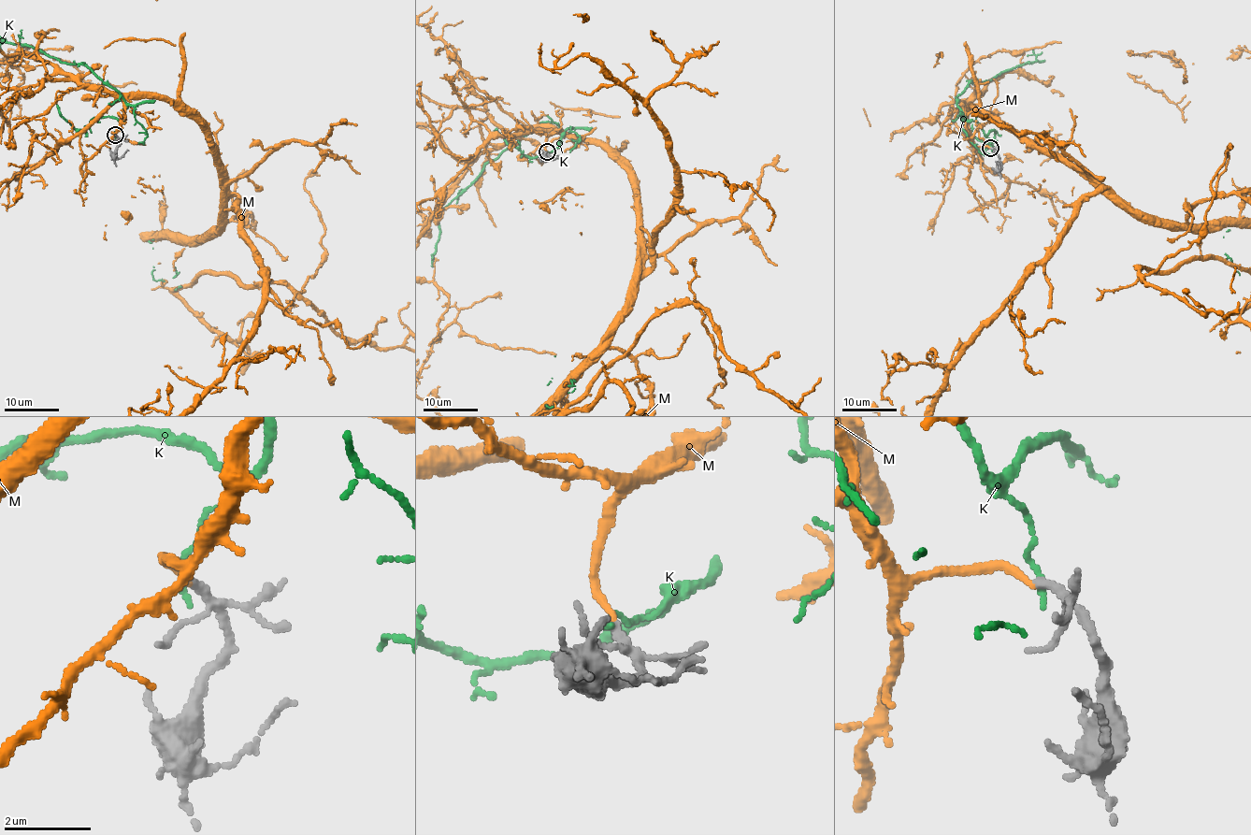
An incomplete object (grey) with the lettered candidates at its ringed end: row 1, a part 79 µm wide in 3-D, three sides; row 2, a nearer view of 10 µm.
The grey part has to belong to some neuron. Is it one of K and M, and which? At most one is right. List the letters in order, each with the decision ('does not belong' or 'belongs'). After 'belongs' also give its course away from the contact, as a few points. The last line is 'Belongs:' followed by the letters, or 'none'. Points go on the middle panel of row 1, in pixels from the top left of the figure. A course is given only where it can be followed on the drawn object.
K: does not belong
M: belongs
Belongs: M

